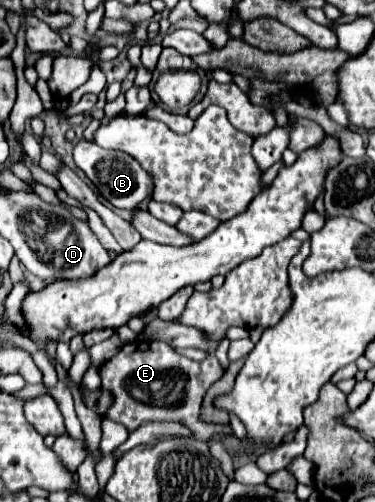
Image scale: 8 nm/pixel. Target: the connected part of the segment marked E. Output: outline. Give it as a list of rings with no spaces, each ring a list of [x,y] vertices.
[[[142,340],[140,344],[126,344],[114,358],[100,366],[102,386],[114,394],[114,404],[106,416],[124,424],[128,432],[134,432],[144,422],[178,422],[204,442],[216,434],[234,436],[230,424],[200,422],[200,406],[204,394],[218,378],[222,378],[222,374],[222,366],[214,354],[202,362],[194,362],[174,352],[164,342]]]

